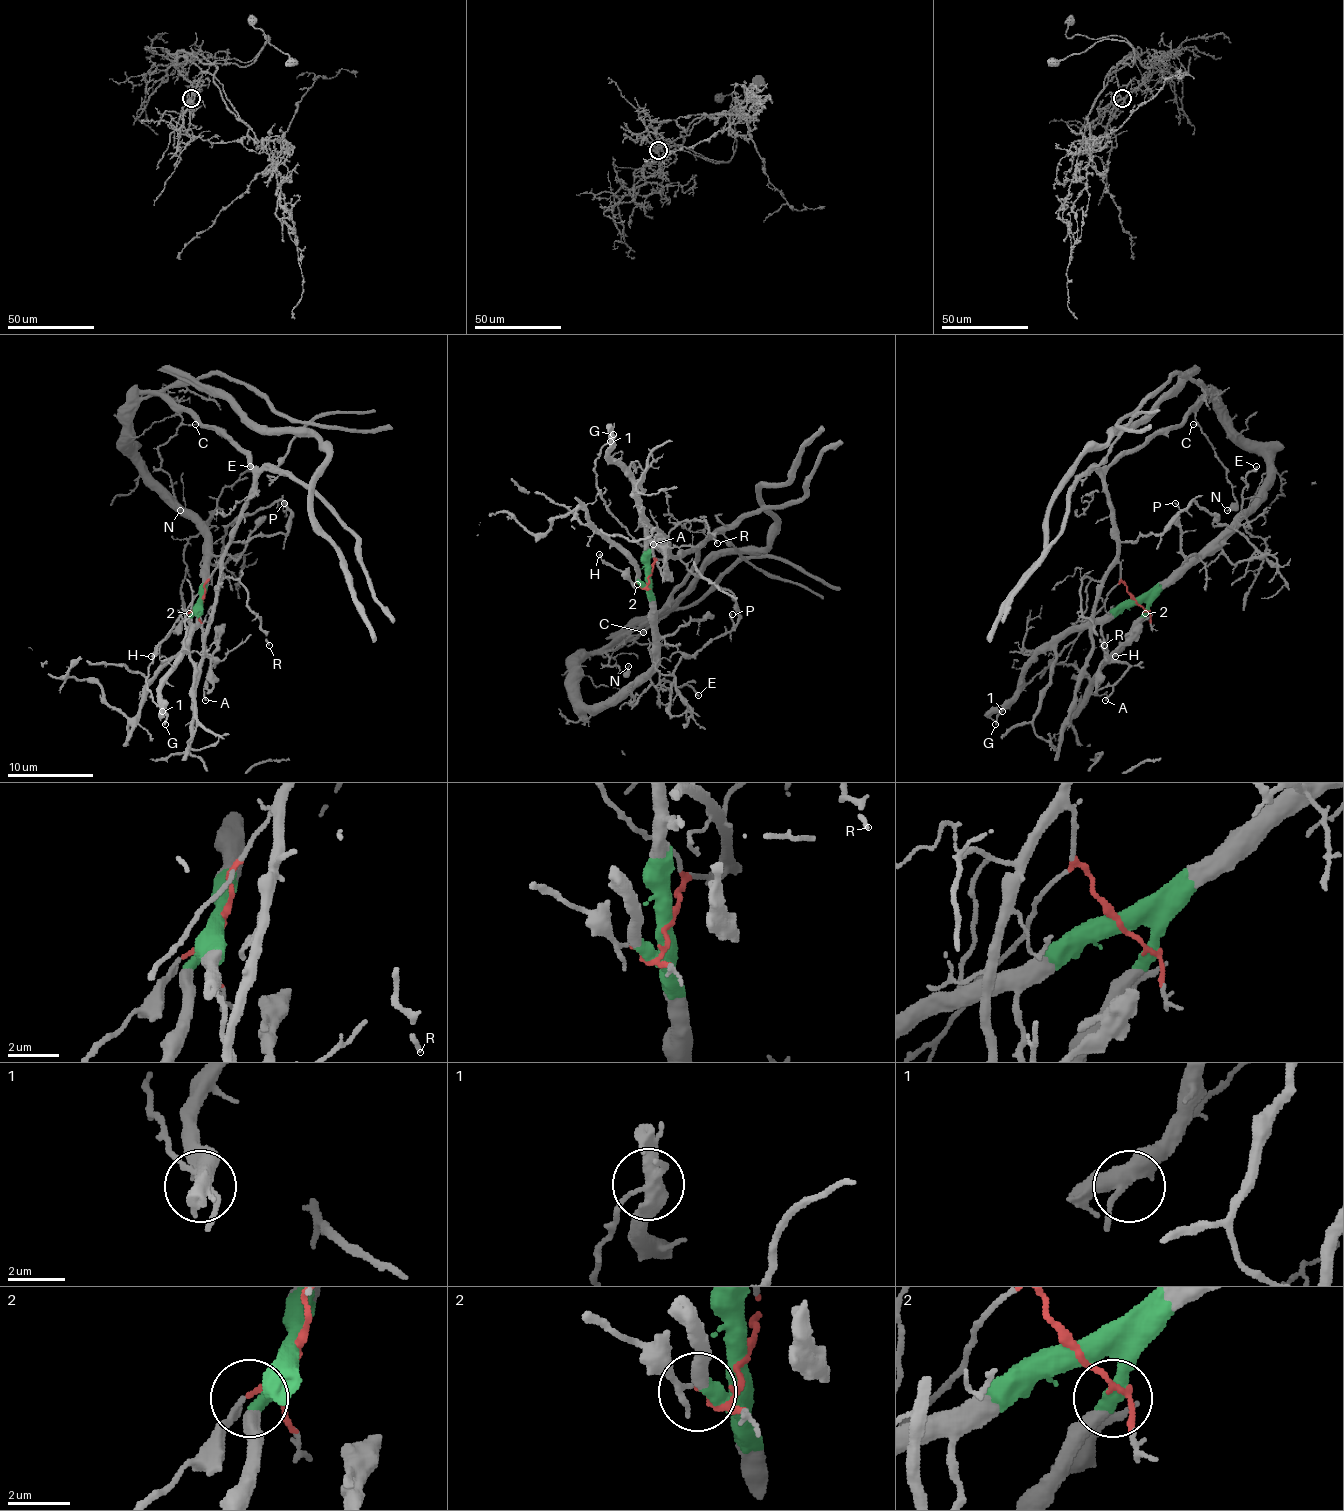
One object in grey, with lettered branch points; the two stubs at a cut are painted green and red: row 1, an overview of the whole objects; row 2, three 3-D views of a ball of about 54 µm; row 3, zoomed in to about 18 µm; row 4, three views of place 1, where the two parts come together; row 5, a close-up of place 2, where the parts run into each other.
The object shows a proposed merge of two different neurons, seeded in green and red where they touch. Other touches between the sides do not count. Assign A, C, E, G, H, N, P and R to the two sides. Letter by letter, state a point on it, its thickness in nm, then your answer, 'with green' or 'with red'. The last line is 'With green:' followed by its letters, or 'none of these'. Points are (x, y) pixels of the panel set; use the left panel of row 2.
A: at (205, 700); 150 nm thick; with green
C: at (195, 424); 110 nm thick; with red
E: at (250, 466); 200 nm thick; with green
G: at (165, 724); 160 nm thick; with red
H: at (151, 656); 130 nm thick; with red
N: at (180, 510); 400 nm thick; with red
P: at (284, 503); 130 nm thick; with red
R: at (269, 645); 170 nm thick; with red
With green: A, E

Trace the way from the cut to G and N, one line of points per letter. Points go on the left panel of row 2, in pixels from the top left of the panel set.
G: (202, 601), (206, 581), (157, 648), (148, 667), (146, 688), (152, 701), (165, 714), (165, 725)
N: (202, 601), (253, 468), (225, 436), (182, 410), (182, 423), (159, 448), (180, 511)

